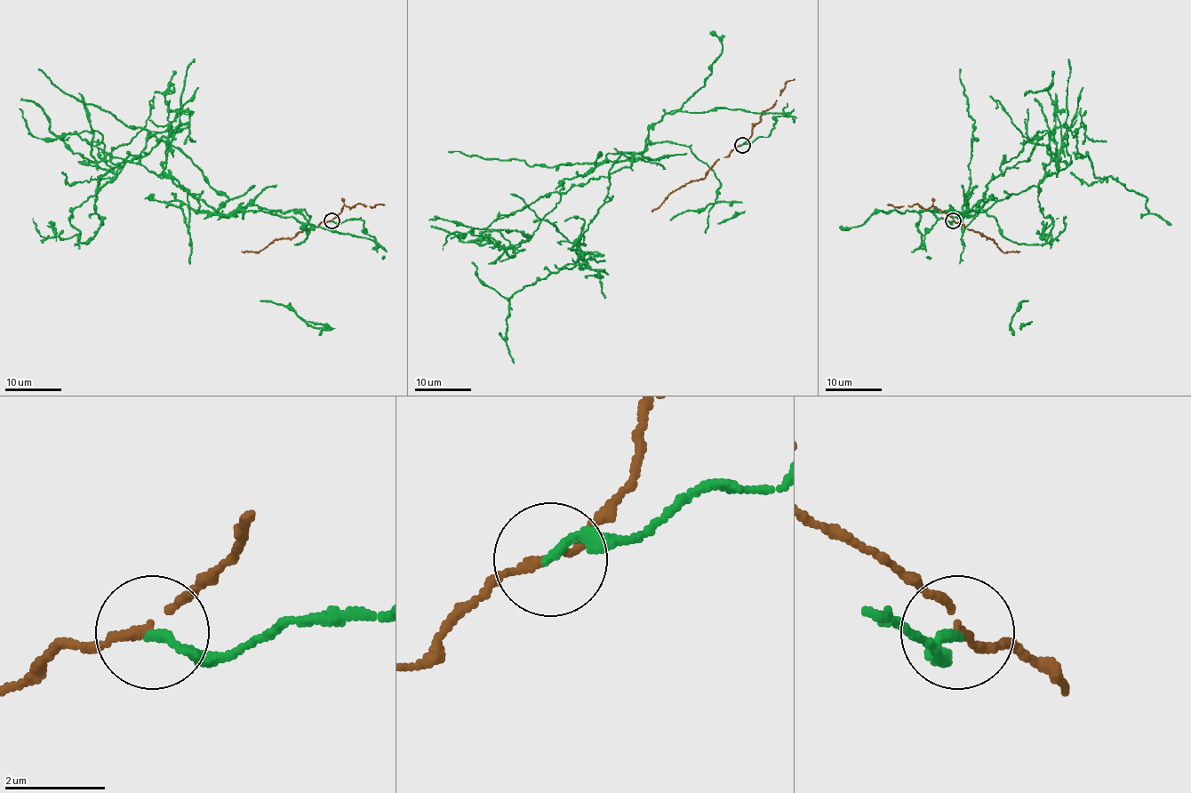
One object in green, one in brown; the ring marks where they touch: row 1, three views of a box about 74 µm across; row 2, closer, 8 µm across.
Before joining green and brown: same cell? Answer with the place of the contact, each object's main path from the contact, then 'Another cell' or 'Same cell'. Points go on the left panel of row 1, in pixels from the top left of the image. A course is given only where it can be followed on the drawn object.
Place: (331, 220). Course of green: (331, 220), (368, 237), (222, 216), (78, 135), (97, 131), (116, 175), (78, 233), (33, 218). Course of brown: (331, 220), (322, 221), (315, 228), (291, 237), (275, 239), (259, 252), (242, 252). Another cell

